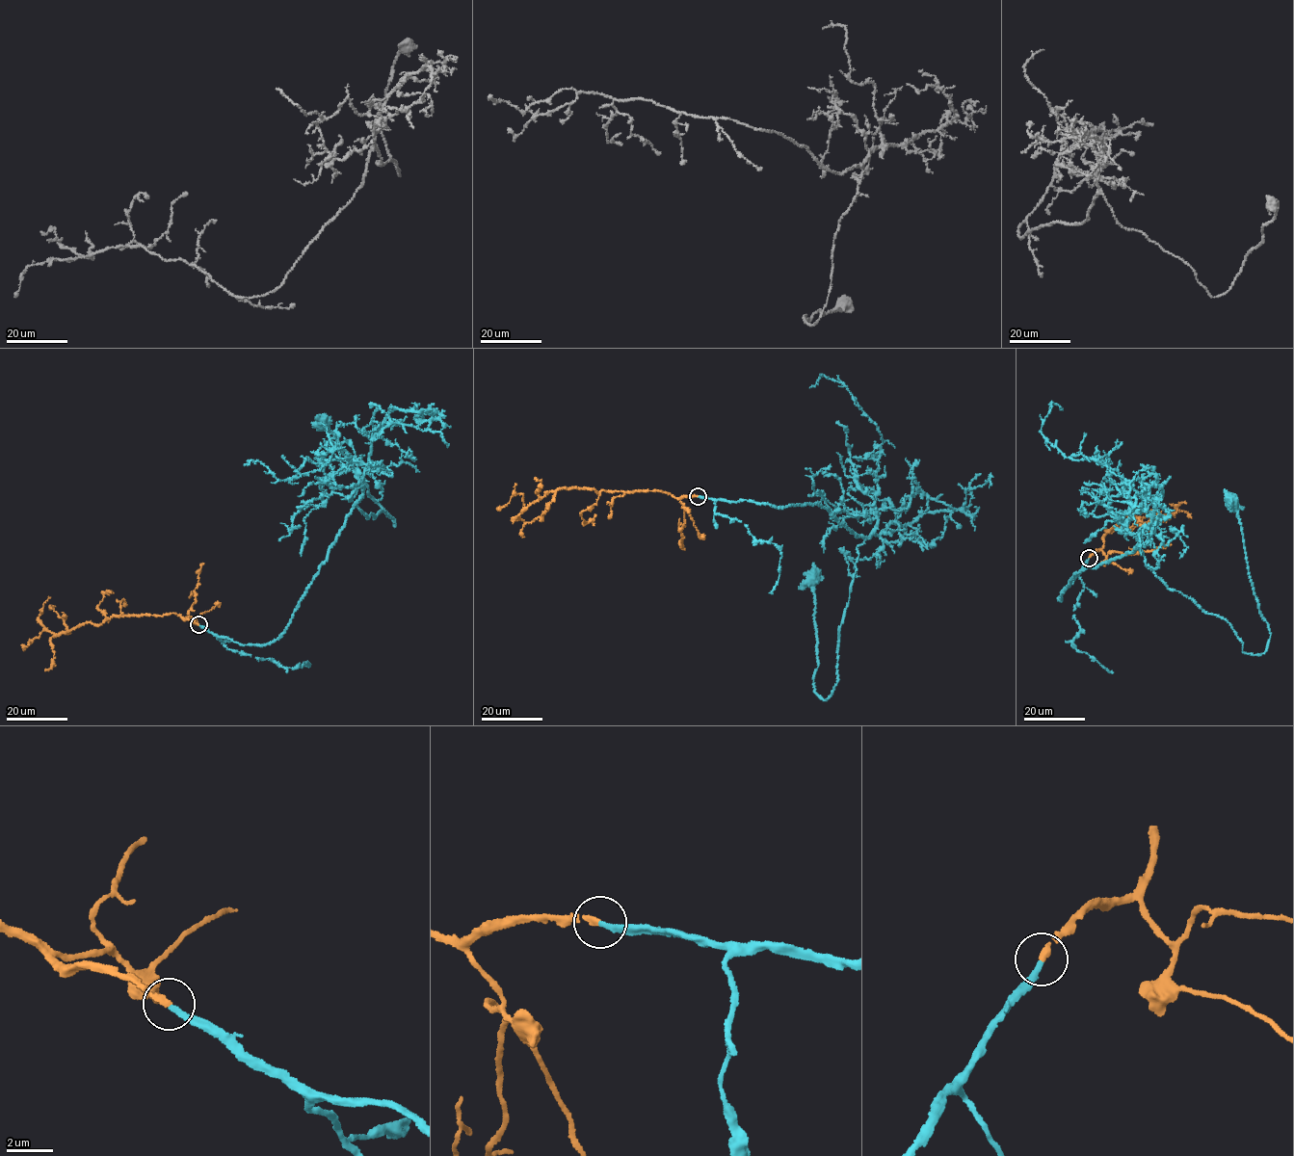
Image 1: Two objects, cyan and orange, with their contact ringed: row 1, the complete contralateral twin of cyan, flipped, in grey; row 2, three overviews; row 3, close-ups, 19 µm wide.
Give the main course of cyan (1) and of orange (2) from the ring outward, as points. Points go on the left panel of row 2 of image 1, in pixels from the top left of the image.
1: (198, 624), (264, 645), (284, 631), (358, 499), (367, 517), (382, 511), (395, 525), (321, 421)
2: (198, 624), (171, 613), (115, 615), (100, 624), (84, 622), (61, 634), (45, 630), (29, 644), (22, 645)

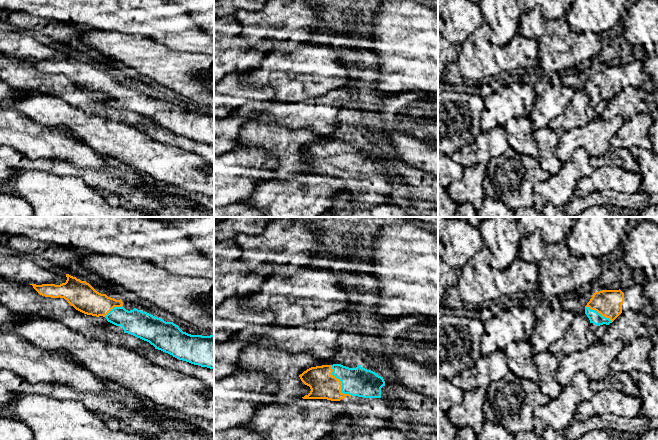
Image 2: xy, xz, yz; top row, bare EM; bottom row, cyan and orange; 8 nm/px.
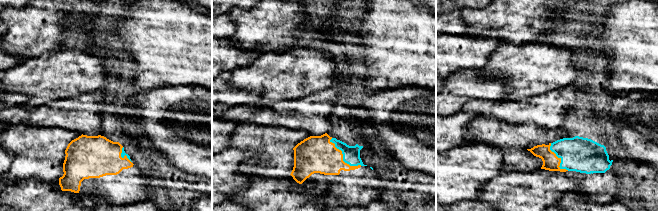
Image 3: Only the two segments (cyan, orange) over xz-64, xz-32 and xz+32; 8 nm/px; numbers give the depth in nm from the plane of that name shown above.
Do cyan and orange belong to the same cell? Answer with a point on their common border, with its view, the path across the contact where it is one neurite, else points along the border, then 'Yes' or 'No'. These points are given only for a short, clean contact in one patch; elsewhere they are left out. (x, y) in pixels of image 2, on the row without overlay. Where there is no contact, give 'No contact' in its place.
Touches cyan at xz (341, 159). Path across: xz (358, 157), (341, 159), (325, 159), (323, 161). Yes

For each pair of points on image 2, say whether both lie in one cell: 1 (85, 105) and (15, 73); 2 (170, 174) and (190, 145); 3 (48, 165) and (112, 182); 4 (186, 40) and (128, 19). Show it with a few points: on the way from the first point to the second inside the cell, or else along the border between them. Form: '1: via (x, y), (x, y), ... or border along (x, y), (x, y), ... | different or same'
1: via (68, 91), (58, 84), (50, 84), (32, 79) | same
2: border along (164, 143), (176, 145), (197, 153), (203, 158) | different
3: via (64, 168), (96, 179) | same
4: via (172, 26), (165, 22), (142, 22) | same

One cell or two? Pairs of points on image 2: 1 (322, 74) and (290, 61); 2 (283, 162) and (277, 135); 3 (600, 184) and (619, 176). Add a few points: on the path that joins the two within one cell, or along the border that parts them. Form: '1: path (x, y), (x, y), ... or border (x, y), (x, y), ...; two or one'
1: path (314, 70), (298, 69); one
2: path (283, 155), (282, 142); one
3: path (605, 179), (614, 178); one

